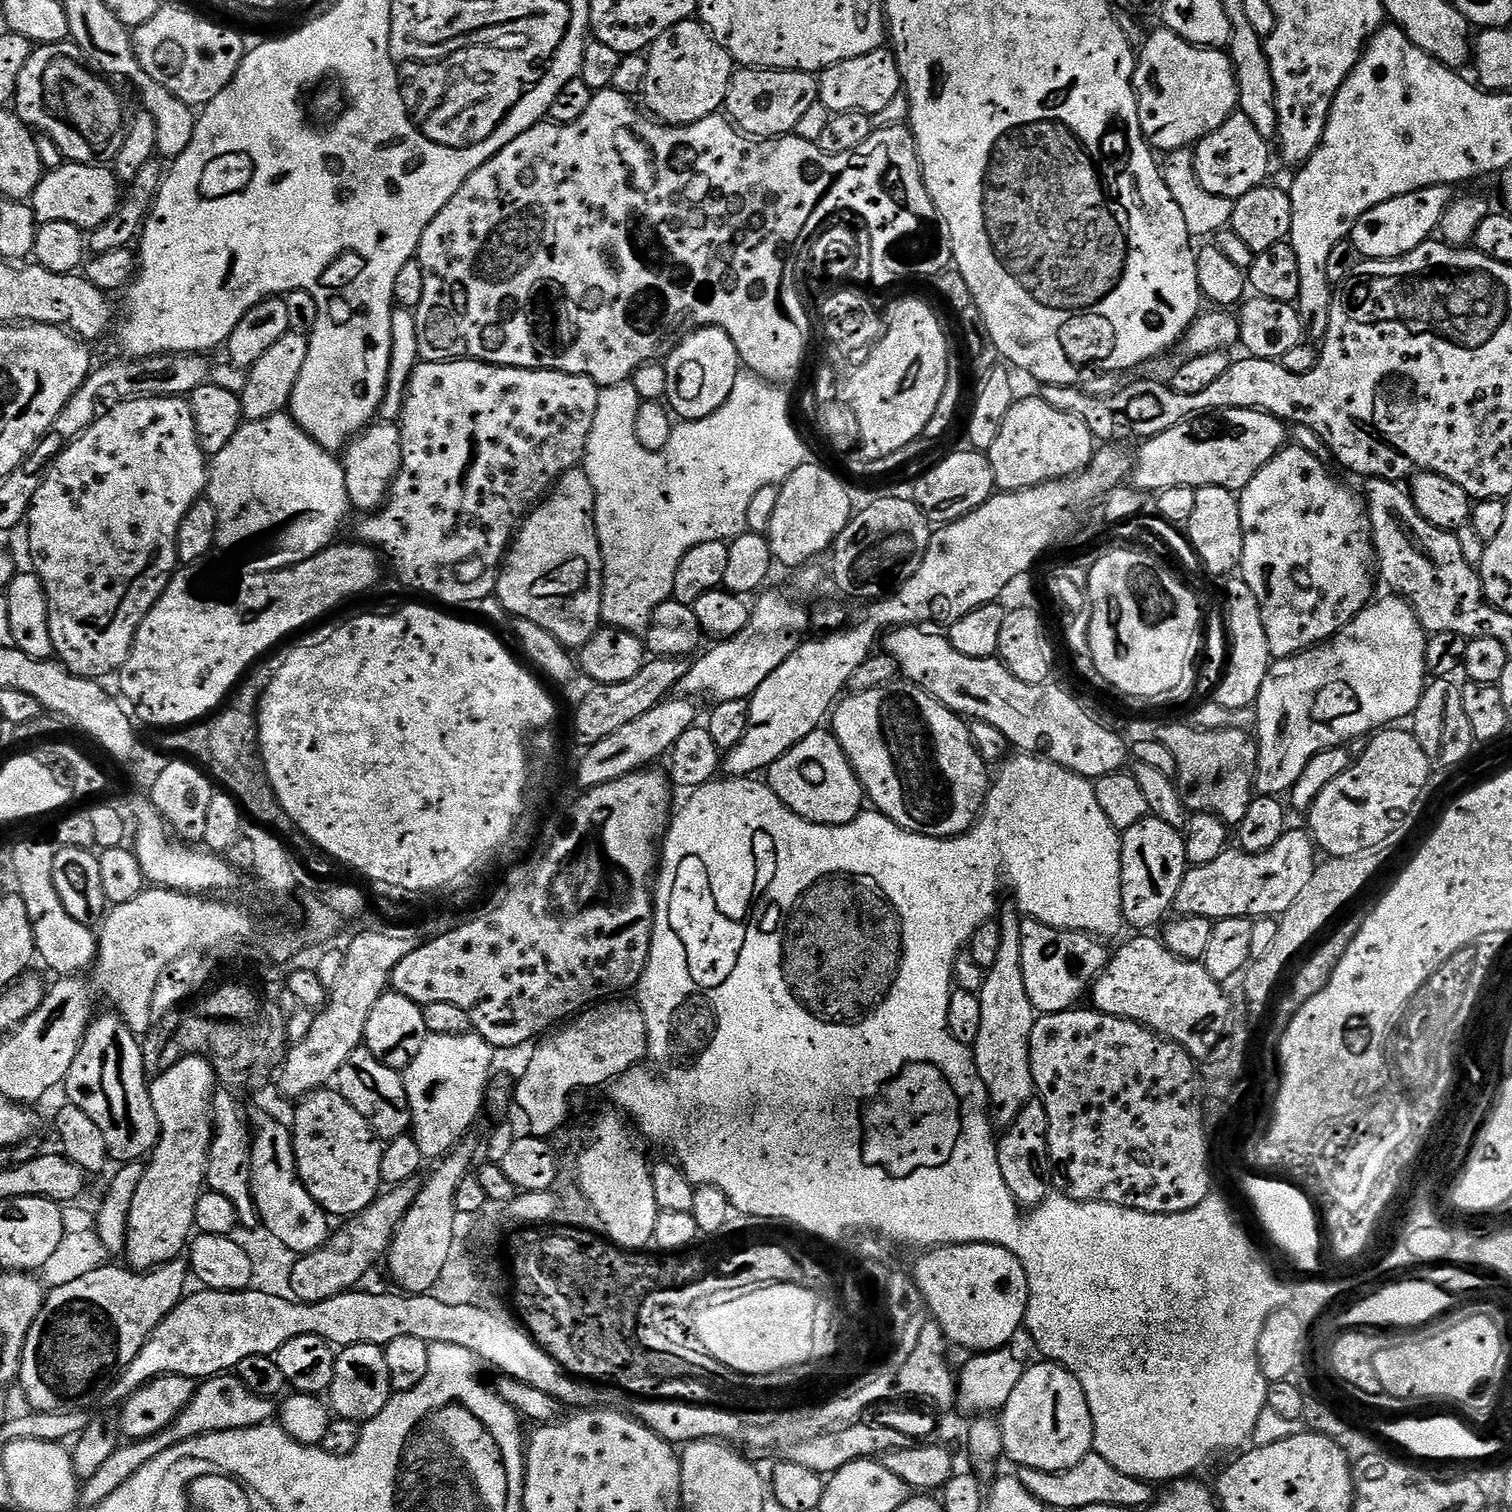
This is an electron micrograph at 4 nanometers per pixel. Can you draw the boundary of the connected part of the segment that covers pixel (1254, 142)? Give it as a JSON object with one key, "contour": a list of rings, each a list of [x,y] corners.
{"contour":[[[1239,110],[1233,112],[1231,118],[1218,126],[1218,130],[1203,136],[1200,143],[1195,145],[1192,161],[1198,182],[1202,182],[1202,190],[1233,202],[1242,198],[1242,194],[1250,194],[1250,190],[1269,179],[1268,148],[1269,141],[1258,134],[1258,129],[1250,122],[1250,118],[1246,118],[1246,114]]]}

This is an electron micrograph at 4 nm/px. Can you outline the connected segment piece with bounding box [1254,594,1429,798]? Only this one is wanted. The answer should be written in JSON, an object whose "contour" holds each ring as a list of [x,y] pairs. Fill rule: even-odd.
{"contour":[[[1388,594],[1385,600],[1379,598],[1373,599],[1368,607],[1350,621],[1346,627],[1340,629],[1331,640],[1326,640],[1322,644],[1317,644],[1314,648],[1305,648],[1303,652],[1297,652],[1295,656],[1287,656],[1285,660],[1276,660],[1272,667],[1268,669],[1266,678],[1262,682],[1262,690],[1258,694],[1254,705],[1254,736],[1258,741],[1258,762],[1256,763],[1256,787],[1254,789],[1256,796],[1274,796],[1277,798],[1291,793],[1294,782],[1298,782],[1302,770],[1306,770],[1306,762],[1314,758],[1327,748],[1333,748],[1339,744],[1345,746],[1351,745],[1351,740],[1356,740],[1359,736],[1367,737],[1385,726],[1395,725],[1397,722],[1404,722],[1411,717],[1412,711],[1418,706],[1426,687],[1426,677],[1428,676],[1428,667],[1426,666],[1426,646],[1428,645],[1429,633],[1424,631],[1420,625],[1419,618],[1411,604],[1402,596]]]}

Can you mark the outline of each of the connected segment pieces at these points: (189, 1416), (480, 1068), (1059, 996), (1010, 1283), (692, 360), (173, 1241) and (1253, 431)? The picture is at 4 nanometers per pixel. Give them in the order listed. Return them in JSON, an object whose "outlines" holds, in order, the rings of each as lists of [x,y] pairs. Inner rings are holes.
{"outlines":[[[[221,1374],[207,1377],[197,1387],[190,1402],[174,1418],[170,1426],[164,1427],[158,1434],[148,1439],[131,1441],[119,1445],[109,1460],[92,1478],[83,1481],[80,1488],[80,1502],[86,1508],[101,1504],[138,1470],[154,1458],[174,1446],[186,1442],[190,1438],[198,1438],[202,1434],[214,1434],[222,1430],[246,1430],[259,1424],[267,1424],[277,1415],[278,1404],[275,1399],[267,1400],[258,1394],[250,1394],[240,1377],[235,1374]]],[[[475,1034],[429,1035],[418,1058],[402,1072],[412,1111],[411,1131],[420,1148],[448,1150],[465,1139],[464,1131],[476,1120],[476,1104],[483,1105],[486,1100],[486,1077],[493,1071],[492,1055],[492,1045]]],[[[1021,919],[1022,934],[1022,979],[1026,981],[1026,994],[1030,994],[1030,1002],[1037,1013],[1067,1012],[1075,1009],[1080,999],[1089,995],[1097,978],[1104,973],[1110,959],[1109,949],[1104,949],[1105,941],[1094,938],[1090,932],[1075,932],[1069,928],[1055,928],[1041,920]]],[[[944,1244],[940,1248],[930,1248],[919,1253],[920,1256],[916,1260],[916,1270],[914,1269],[914,1277],[917,1286],[923,1296],[923,1303],[926,1305],[927,1311],[932,1311],[931,1319],[939,1324],[940,1329],[944,1331],[945,1337],[953,1345],[956,1344],[960,1348],[969,1348],[967,1351],[972,1354],[982,1352],[996,1352],[1000,1348],[1008,1348],[1011,1340],[1015,1338],[1019,1332],[1025,1327],[1024,1315],[1028,1309],[1028,1279],[1026,1278],[1026,1270],[1022,1266],[1022,1262],[1018,1262],[1018,1258],[1014,1254],[1010,1254],[1010,1250],[1006,1250],[997,1244]]],[[[720,328],[689,331],[668,353],[666,363],[666,404],[681,421],[697,420],[714,414],[730,398],[734,382],[742,375],[740,355],[730,338]]],[[[204,1056],[182,1058],[156,1078],[148,1093],[160,1123],[160,1141],[150,1153],[142,1182],[138,1182],[123,1251],[128,1256],[127,1267],[143,1273],[177,1259],[189,1247],[196,1226],[194,1210],[208,1178],[214,1131],[212,1101],[218,1091],[216,1071]]],[[[1222,408],[1183,420],[1170,430],[1162,430],[1162,434],[1147,437],[1141,444],[1144,445],[1136,452],[1136,464],[1134,460],[1130,468],[1131,487],[1145,494],[1159,494],[1174,486],[1218,486],[1239,494],[1254,474],[1285,447],[1286,424],[1257,408]]]]}

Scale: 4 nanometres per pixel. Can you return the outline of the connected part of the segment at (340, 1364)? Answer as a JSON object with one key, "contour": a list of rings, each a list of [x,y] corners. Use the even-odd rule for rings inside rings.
{"contour":[[[352,1344],[348,1348],[340,1348],[334,1378],[326,1393],[327,1403],[331,1411],[341,1420],[353,1420],[355,1424],[365,1425],[386,1406],[393,1398],[390,1386],[390,1369],[386,1367],[383,1347],[379,1344]]]}

